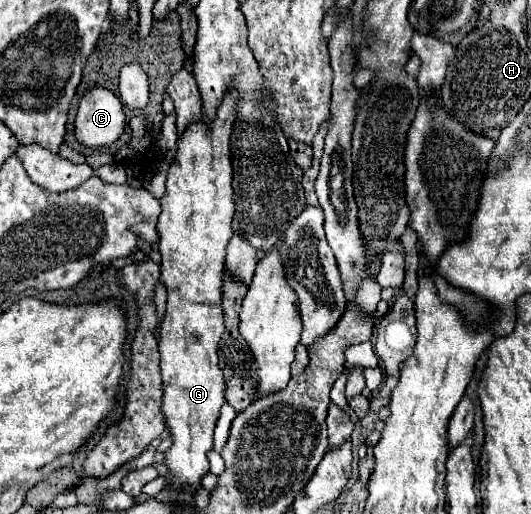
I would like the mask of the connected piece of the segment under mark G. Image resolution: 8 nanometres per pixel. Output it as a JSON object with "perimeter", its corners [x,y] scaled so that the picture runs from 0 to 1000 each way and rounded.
{"perimeter":[[[433,175],[407,222],[407,233],[395,241],[365,237],[347,257],[335,276],[331,307],[320,319],[313,350],[313,381],[301,389],[305,412],[294,432],[298,447],[298,486],[305,494],[305,529],[301,545],[313,556],[313,615],[301,630],[301,716],[305,716],[305,751],[309,751],[309,786],[305,802],[313,829],[324,848],[324,872],[313,875],[316,903],[316,938],[339,953],[343,946],[373,949],[384,922],[392,922],[392,875],[399,875],[399,840],[414,805],[422,778],[422,735],[411,712],[411,665],[422,650],[418,626],[418,533],[422,533],[422,498],[426,475],[437,463],[437,420],[441,420],[441,370],[437,370],[437,323],[433,323],[433,261],[437,237],[444,230],[444,195],[448,179]]]}

